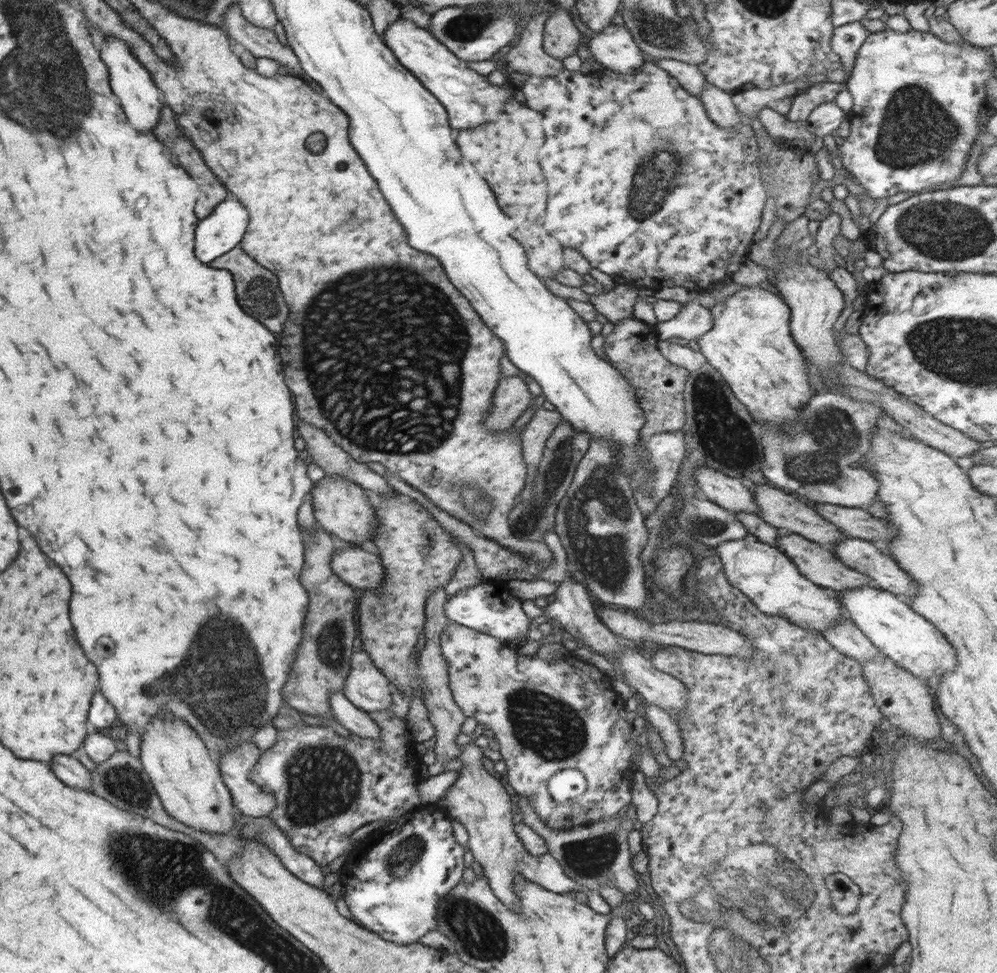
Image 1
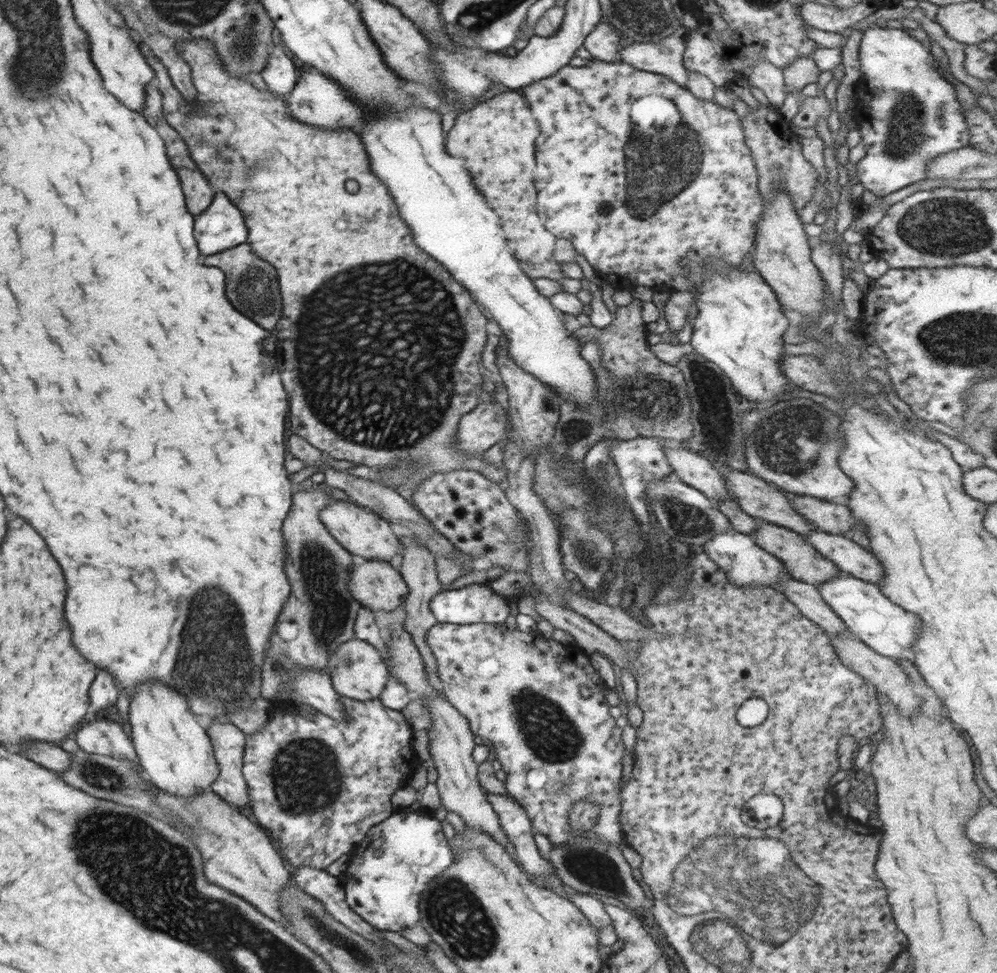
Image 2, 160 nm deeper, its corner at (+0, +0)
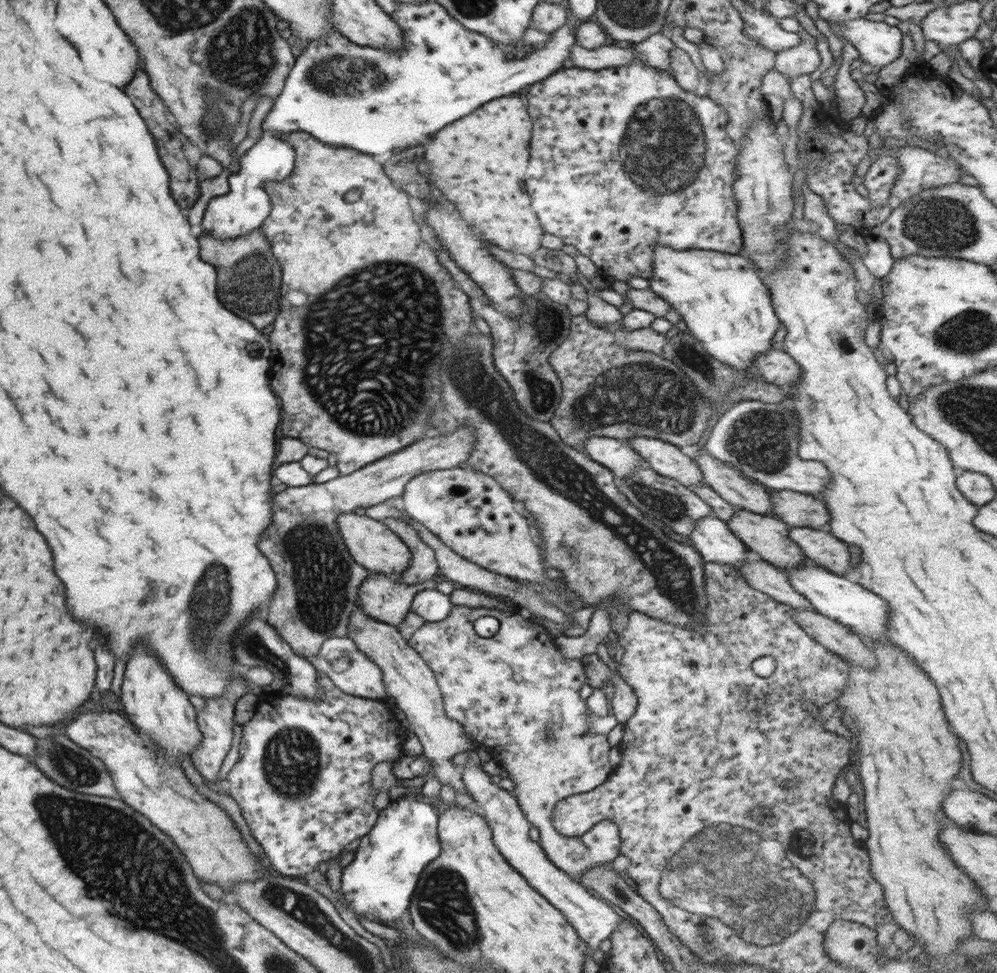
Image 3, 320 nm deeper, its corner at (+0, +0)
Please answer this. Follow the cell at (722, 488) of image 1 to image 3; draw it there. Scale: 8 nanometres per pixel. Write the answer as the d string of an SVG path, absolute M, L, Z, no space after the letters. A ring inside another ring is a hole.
M634 437L628 443L658 474L673 478L686 487L707 485L698 465L683 454L680 447L648 437Z

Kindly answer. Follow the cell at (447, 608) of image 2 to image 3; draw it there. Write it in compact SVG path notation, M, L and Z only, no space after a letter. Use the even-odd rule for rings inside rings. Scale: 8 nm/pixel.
M423 589L414 595L409 611L417 613L426 622L438 622L450 616L454 605L449 595L437 589Z

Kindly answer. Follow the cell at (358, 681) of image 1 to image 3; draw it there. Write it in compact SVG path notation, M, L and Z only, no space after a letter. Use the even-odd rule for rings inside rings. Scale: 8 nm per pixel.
M348 636L329 638L324 641L313 663L320 673L324 673L336 687L352 696L352 698L366 697L382 700L388 695L379 666L363 652L360 652L356 643Z

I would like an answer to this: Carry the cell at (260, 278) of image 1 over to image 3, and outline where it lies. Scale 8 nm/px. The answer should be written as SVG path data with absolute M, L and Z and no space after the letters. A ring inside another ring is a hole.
M256 229L243 237L224 240L203 232L197 239L200 258L208 264L214 264L218 272L218 300L222 306L252 322L256 328L272 324L280 308L280 264L274 258L263 232Z

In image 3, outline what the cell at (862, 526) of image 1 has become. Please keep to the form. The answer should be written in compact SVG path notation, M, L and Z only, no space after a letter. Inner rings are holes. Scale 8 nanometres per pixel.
M791 490L770 492L773 514L789 526L820 529L830 522L825 502Z

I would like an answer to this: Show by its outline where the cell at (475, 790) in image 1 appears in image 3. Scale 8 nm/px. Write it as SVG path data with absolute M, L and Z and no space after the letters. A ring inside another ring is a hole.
M358 604L350 614L347 636L356 643L360 652L379 666L387 694L395 700L394 706L405 714L410 730L417 734L423 746L423 755L431 760L431 774L439 778L442 787L452 786L455 790L468 793L460 770L456 769L450 759L460 752L477 749L477 745L465 734L459 722L445 715L442 693L439 691L434 673L424 659L407 643L398 627L366 616Z

